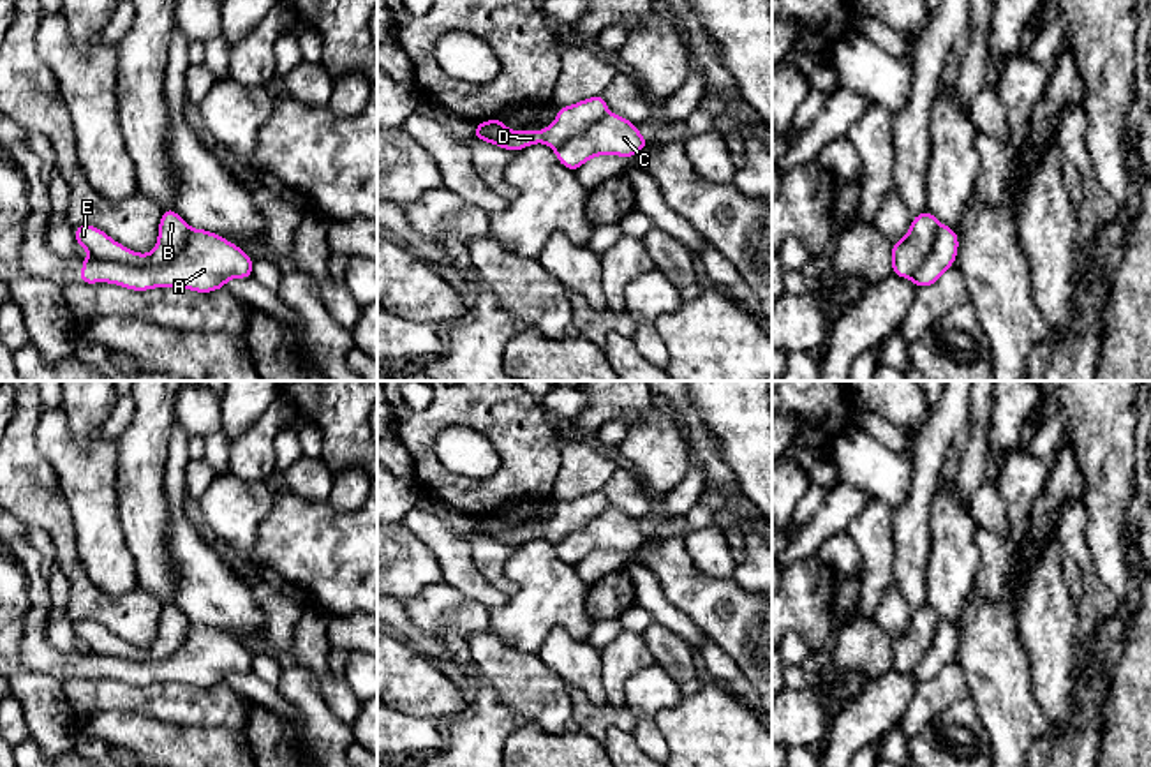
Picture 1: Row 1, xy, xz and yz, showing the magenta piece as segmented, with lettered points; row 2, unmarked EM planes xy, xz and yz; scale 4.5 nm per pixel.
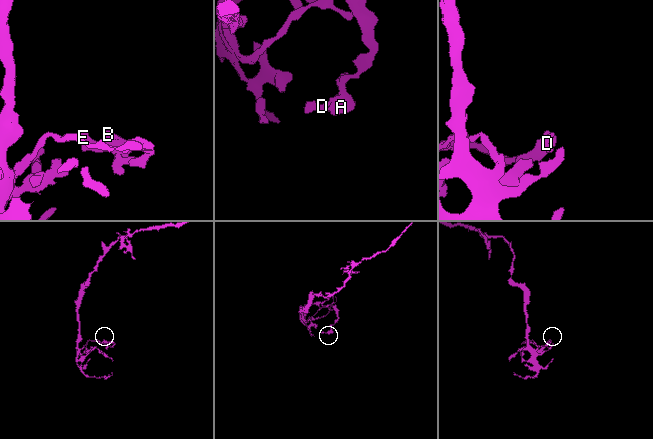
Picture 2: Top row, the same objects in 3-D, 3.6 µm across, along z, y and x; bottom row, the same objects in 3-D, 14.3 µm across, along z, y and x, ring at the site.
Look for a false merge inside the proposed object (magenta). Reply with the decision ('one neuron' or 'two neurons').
two neurons

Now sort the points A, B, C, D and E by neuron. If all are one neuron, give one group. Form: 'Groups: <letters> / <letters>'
Groups: A C / B D E

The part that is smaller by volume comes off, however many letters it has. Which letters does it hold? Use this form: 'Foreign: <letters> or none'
Foreign: A, C

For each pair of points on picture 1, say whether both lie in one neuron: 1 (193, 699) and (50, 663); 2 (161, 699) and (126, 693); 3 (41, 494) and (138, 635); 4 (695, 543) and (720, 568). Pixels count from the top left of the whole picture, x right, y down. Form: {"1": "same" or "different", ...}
{"1": "different", "2": "same", "3": "same", "4": "same"}

